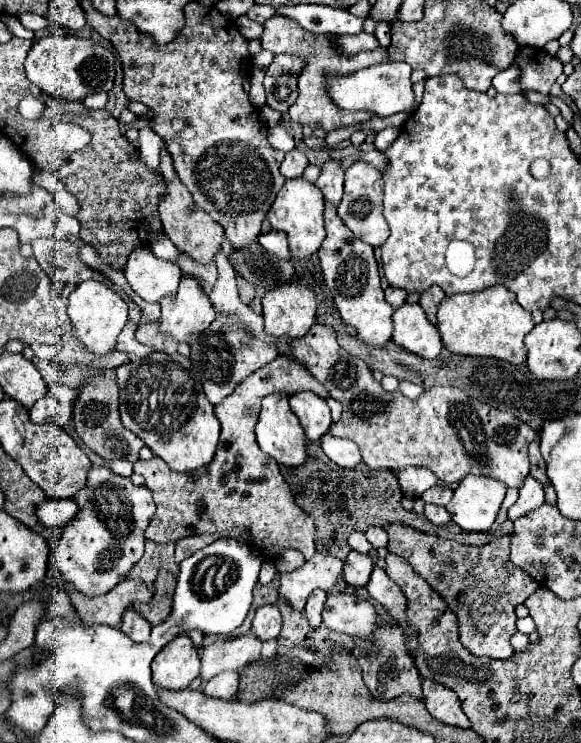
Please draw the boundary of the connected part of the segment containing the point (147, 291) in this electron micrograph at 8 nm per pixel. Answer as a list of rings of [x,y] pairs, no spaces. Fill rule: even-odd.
[[[136,248],[128,258],[124,276],[140,298],[158,304],[162,298],[176,294],[182,270],[174,262],[156,258],[148,248]]]

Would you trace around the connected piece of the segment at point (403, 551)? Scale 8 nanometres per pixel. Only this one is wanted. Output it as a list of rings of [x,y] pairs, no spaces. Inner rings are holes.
[[[384,524],[384,530],[388,532],[388,552],[402,556],[418,576],[422,576],[448,604],[448,608],[456,614],[458,620],[458,632],[460,632],[460,642],[464,648],[468,648],[476,656],[490,656],[490,658],[510,658],[512,644],[510,638],[516,632],[516,612],[514,608],[518,604],[524,604],[524,600],[538,588],[538,582],[532,580],[524,570],[512,564],[510,560],[510,536],[496,538],[484,546],[468,546],[460,544],[454,540],[442,540],[438,536],[430,536],[424,532],[414,530],[412,526],[406,524]]]

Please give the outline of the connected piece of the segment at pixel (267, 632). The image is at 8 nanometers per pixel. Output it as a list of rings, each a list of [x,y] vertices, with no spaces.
[[[266,604],[266,606],[260,606],[256,610],[254,620],[252,620],[252,632],[260,640],[276,638],[280,634],[280,628],[282,628],[282,616],[280,616],[278,606]]]

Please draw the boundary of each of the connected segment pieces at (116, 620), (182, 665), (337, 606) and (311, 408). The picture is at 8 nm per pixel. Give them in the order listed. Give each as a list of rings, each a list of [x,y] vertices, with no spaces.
[[[130,578],[114,586],[108,594],[96,598],[84,598],[84,594],[70,588],[68,594],[72,596],[72,604],[84,626],[92,624],[118,626],[122,622],[124,612],[132,608],[134,602],[148,602],[152,598],[152,592],[146,588],[142,580],[130,580]]]
[[[188,636],[166,644],[152,662],[152,680],[164,690],[184,690],[200,674],[200,656]]]
[[[328,594],[322,610],[322,622],[348,636],[372,638],[372,630],[376,630],[376,610],[368,600],[354,594]]]
[[[296,392],[290,396],[290,408],[298,416],[308,440],[320,440],[332,426],[330,408],[314,392]]]

